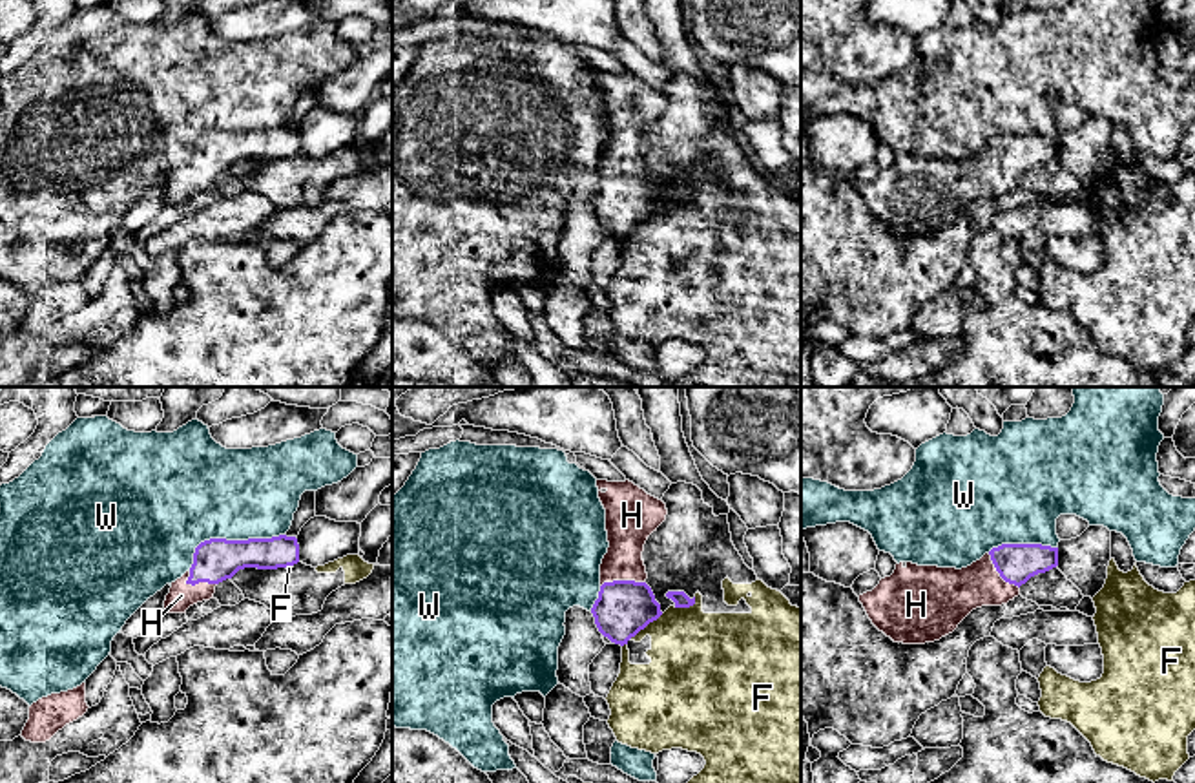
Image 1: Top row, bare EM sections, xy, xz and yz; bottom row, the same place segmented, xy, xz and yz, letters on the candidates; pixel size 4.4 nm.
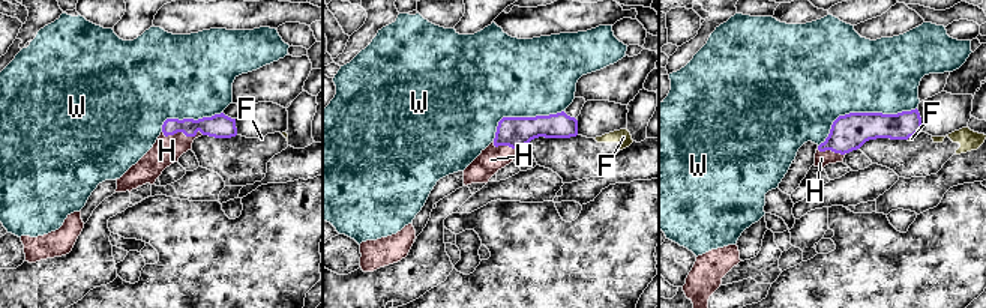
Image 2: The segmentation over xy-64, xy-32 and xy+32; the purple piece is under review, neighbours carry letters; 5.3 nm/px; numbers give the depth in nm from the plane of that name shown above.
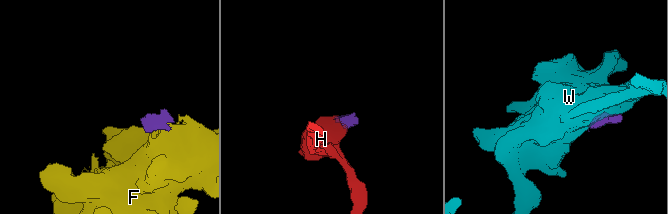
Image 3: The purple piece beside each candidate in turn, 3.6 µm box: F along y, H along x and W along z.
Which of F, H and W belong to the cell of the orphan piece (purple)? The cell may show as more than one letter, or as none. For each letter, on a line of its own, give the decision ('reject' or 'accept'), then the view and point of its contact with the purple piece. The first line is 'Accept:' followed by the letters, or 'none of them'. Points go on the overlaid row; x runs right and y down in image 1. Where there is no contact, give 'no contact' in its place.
Accept: H
F: reject | xz (646, 625)
H: accept | xz (623, 581)
W: reject | xy (228, 541)

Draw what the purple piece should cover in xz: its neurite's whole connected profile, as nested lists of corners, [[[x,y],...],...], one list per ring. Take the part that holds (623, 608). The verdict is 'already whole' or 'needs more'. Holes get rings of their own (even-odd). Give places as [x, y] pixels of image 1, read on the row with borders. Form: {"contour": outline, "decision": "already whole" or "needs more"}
{"contour": [[[597,480],[606,509],[608,553],[600,564],[600,591],[591,613],[598,632],[628,644],[662,611],[651,588],[642,551],[648,537],[666,520],[666,504],[633,482]]], "decision": "needs more"}

